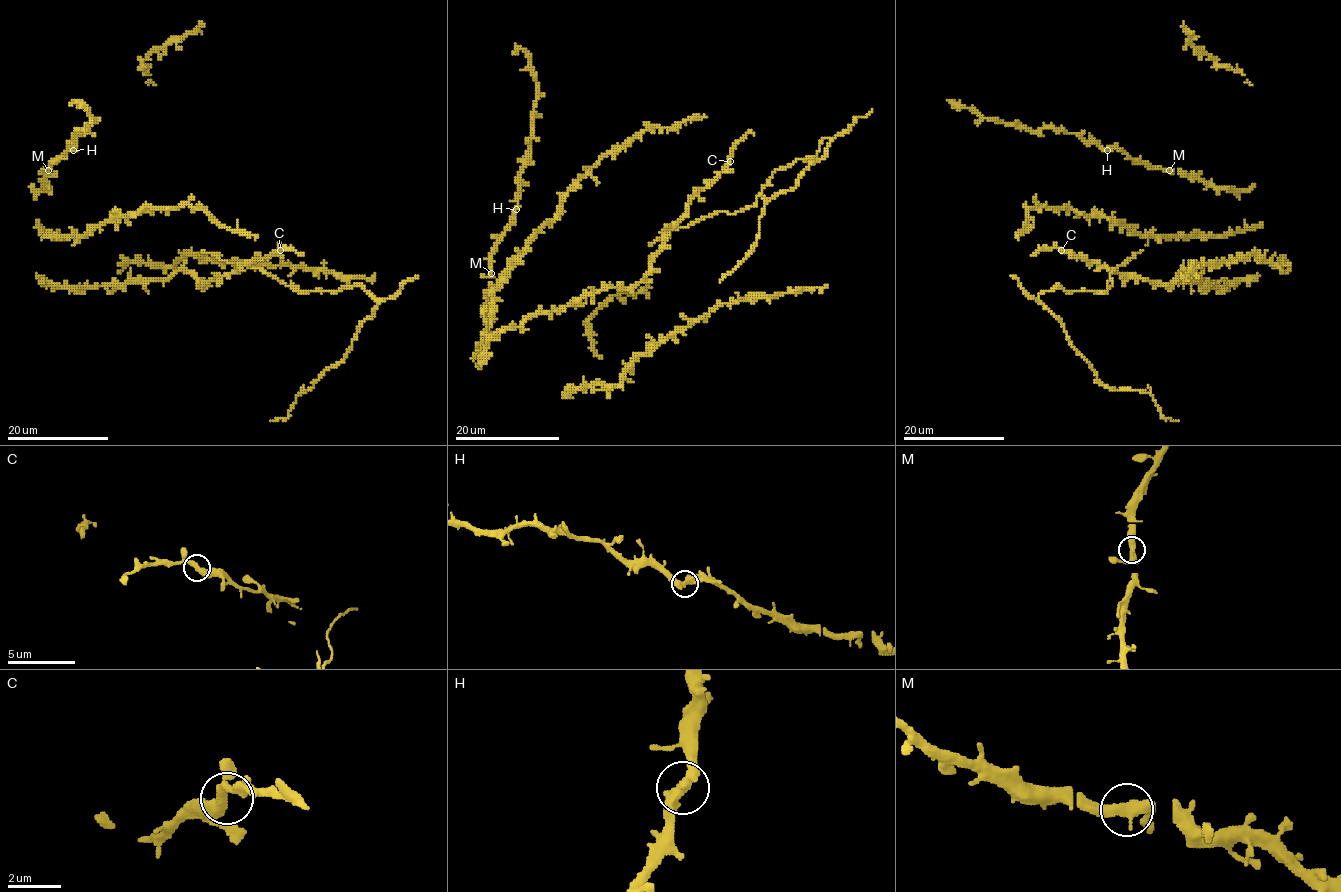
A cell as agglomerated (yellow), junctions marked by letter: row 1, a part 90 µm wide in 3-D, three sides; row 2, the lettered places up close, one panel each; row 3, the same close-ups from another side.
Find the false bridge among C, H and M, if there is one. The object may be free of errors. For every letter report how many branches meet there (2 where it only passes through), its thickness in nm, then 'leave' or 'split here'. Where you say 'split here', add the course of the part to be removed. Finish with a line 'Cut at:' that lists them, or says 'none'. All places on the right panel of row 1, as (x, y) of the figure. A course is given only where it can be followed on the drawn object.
C: 2 branches meet; 400 nm thick; leave
H: 2 branches meet; 420 nm thick; leave
M: 2 branches meet; 440 nm thick; leave
Cut at: none

